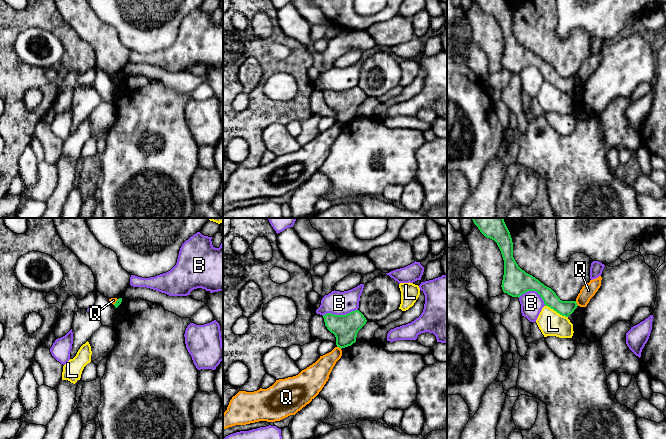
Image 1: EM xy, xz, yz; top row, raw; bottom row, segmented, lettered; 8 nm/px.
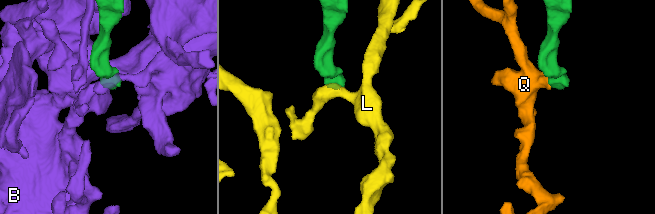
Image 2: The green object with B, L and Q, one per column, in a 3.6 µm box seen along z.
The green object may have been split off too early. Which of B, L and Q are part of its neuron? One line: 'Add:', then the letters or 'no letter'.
Add: no letter

